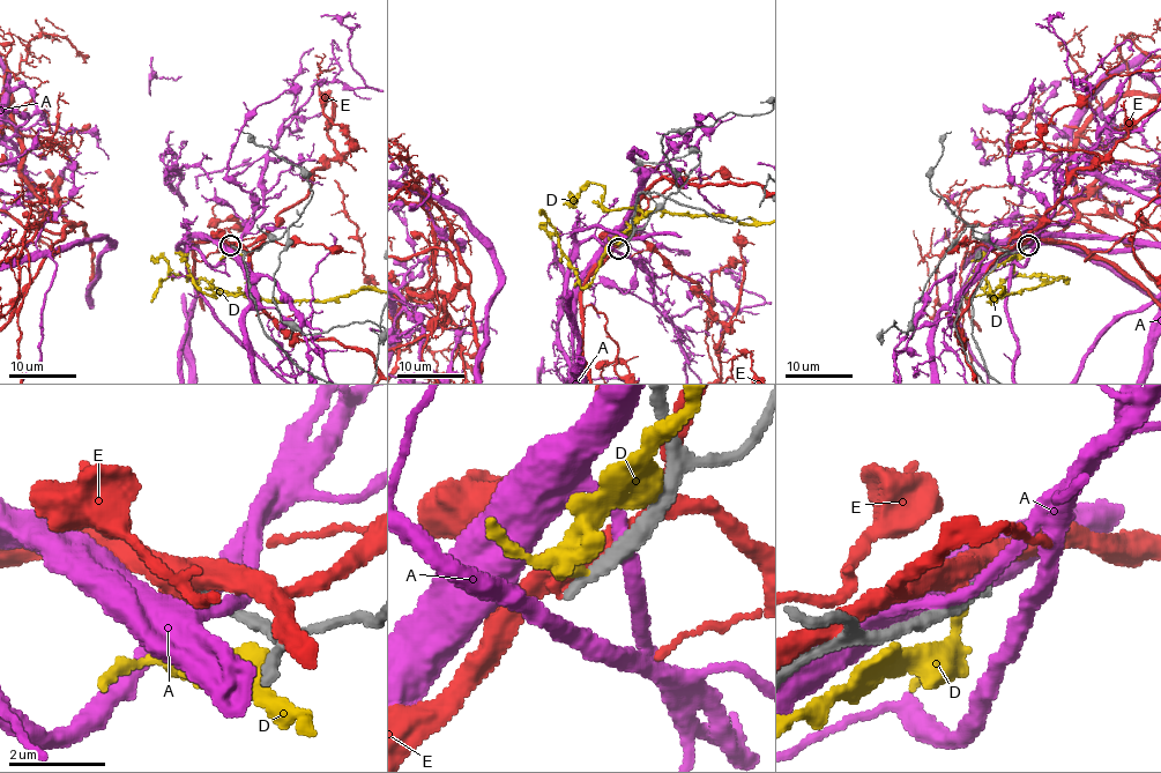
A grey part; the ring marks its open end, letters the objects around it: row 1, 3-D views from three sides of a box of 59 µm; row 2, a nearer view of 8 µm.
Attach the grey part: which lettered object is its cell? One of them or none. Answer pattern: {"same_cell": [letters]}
{"same_cell": []}

